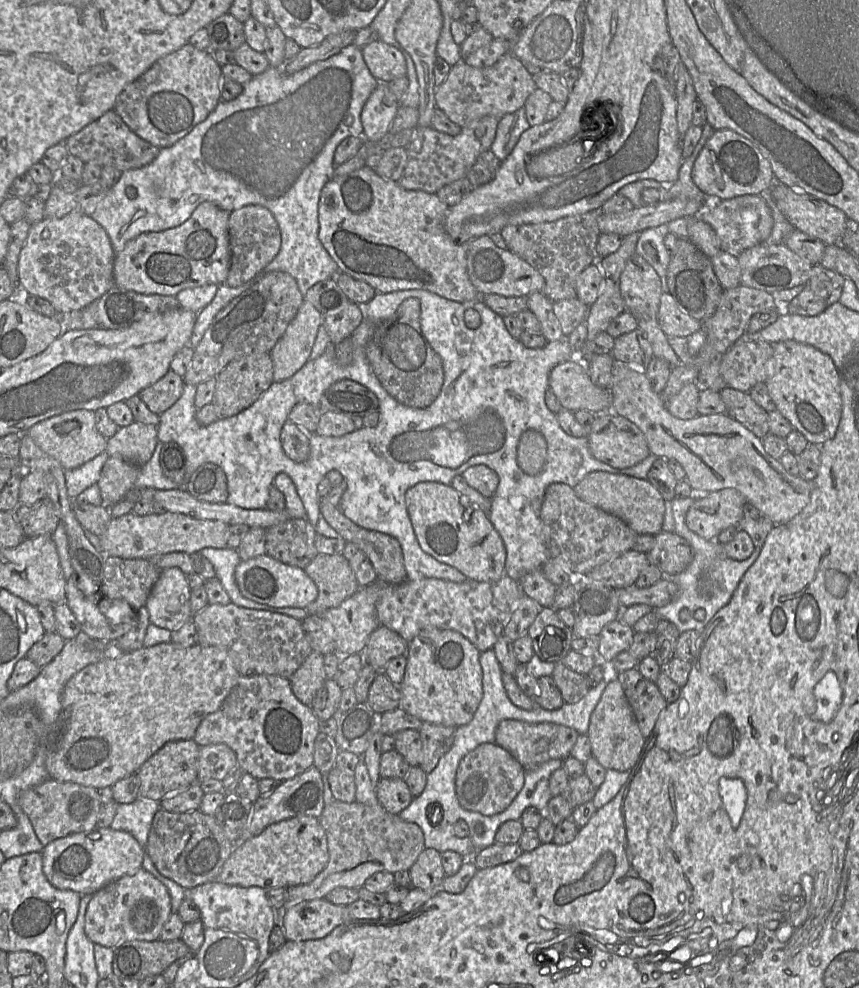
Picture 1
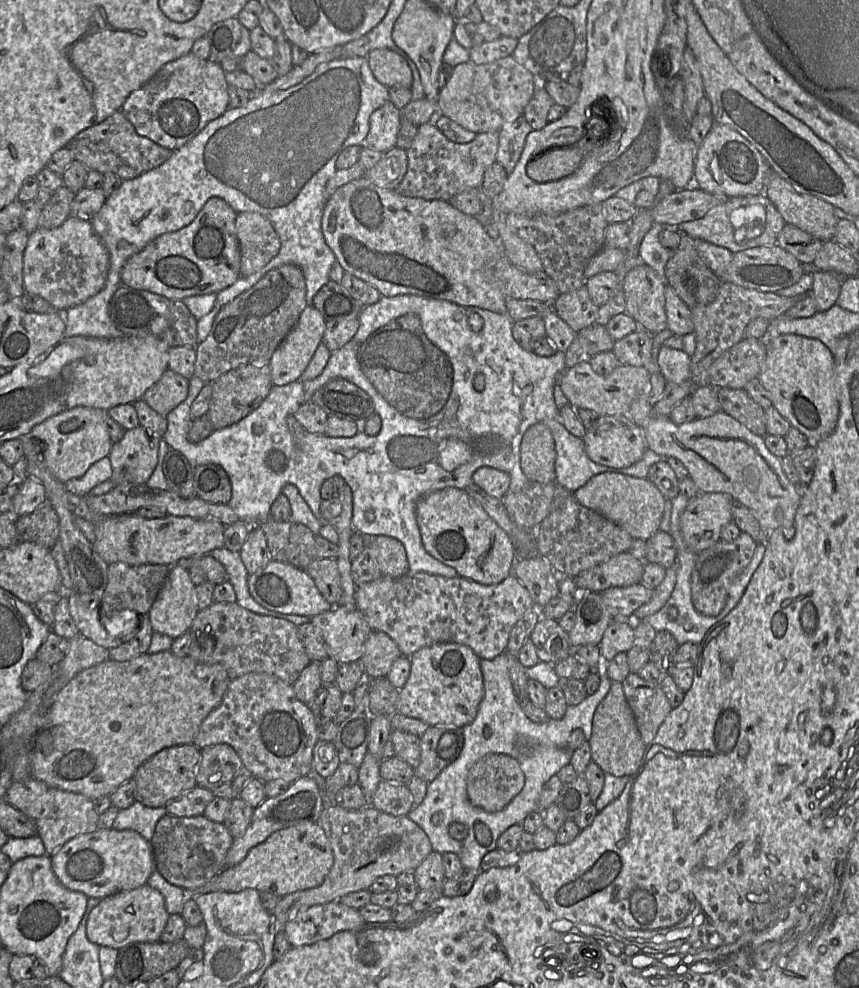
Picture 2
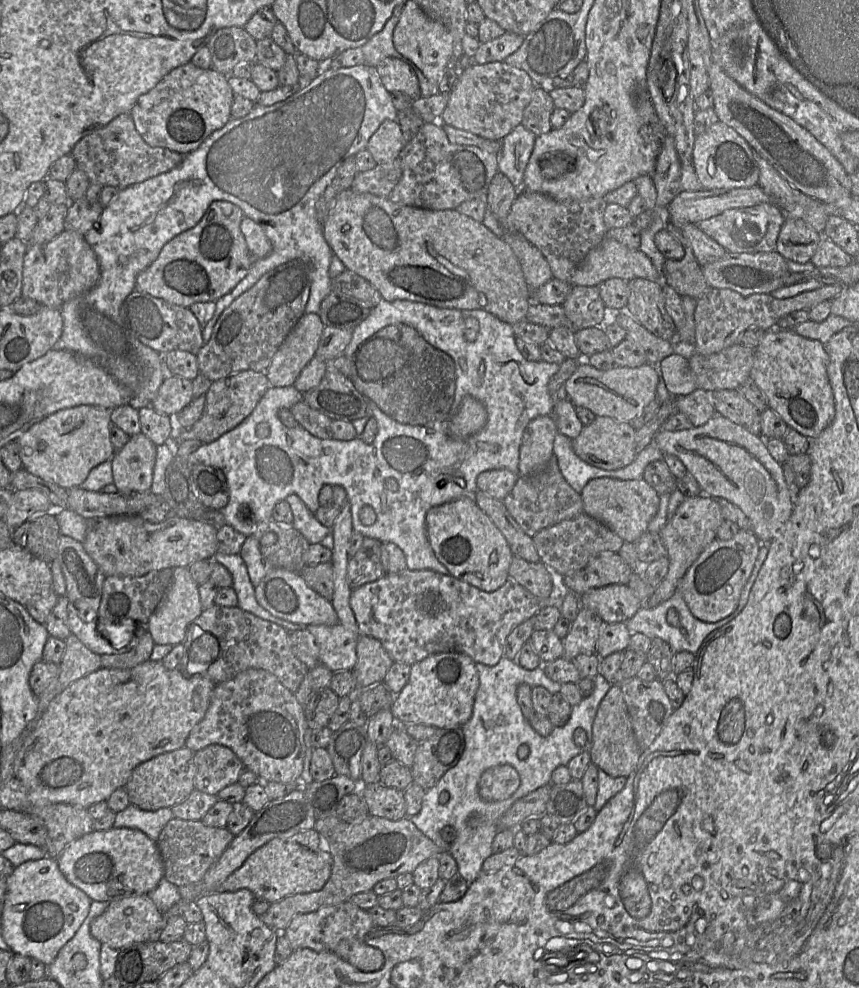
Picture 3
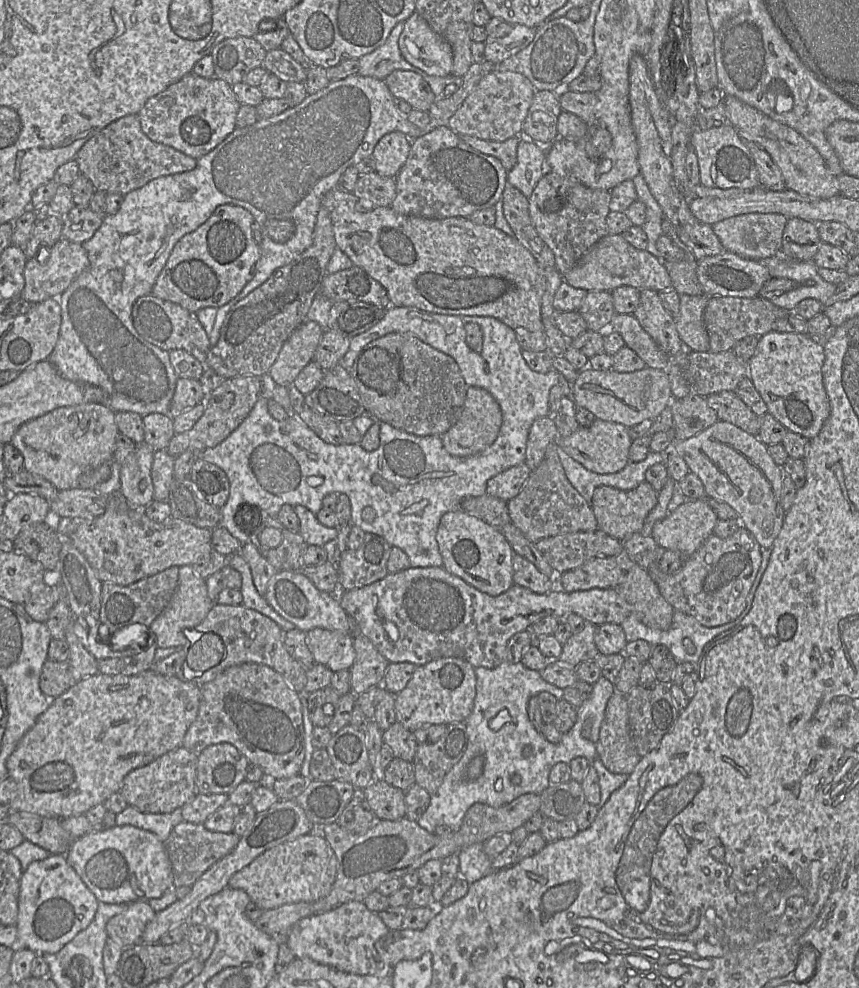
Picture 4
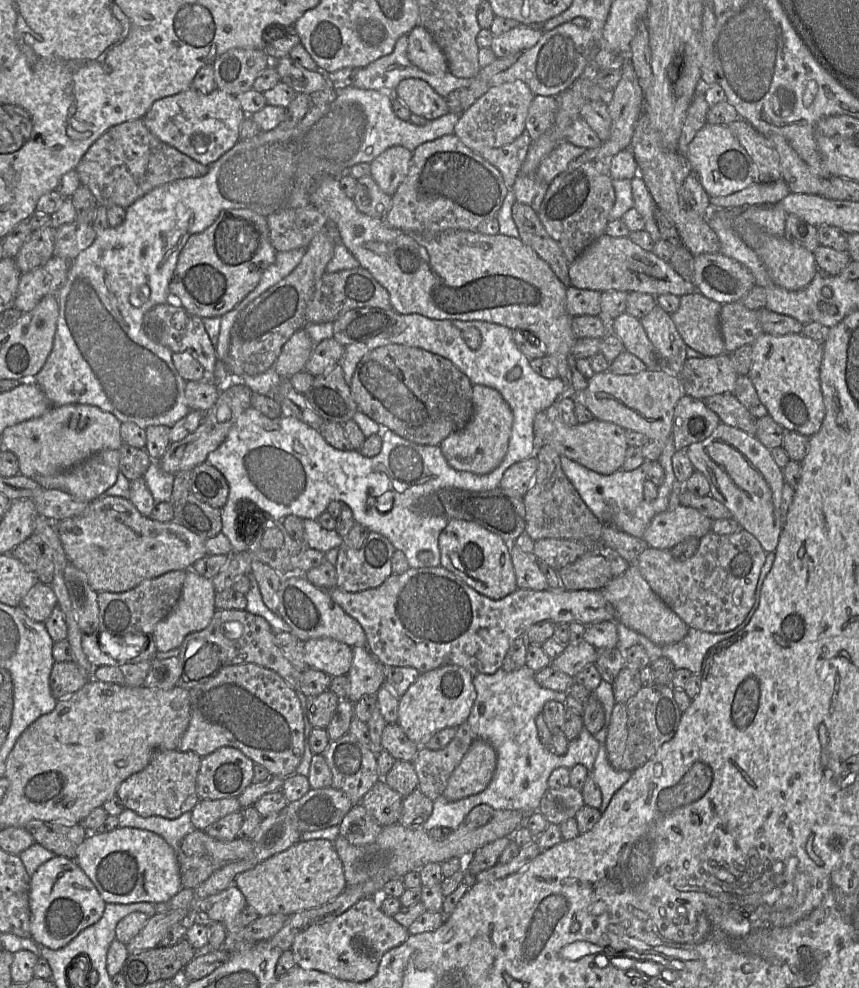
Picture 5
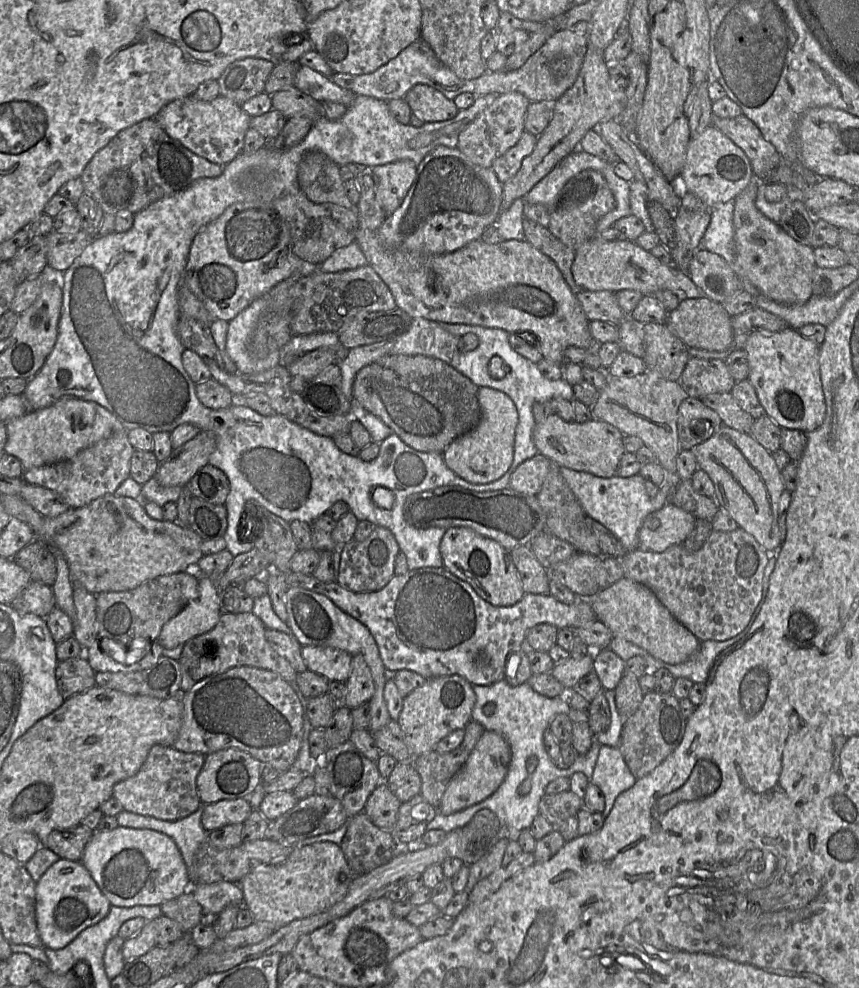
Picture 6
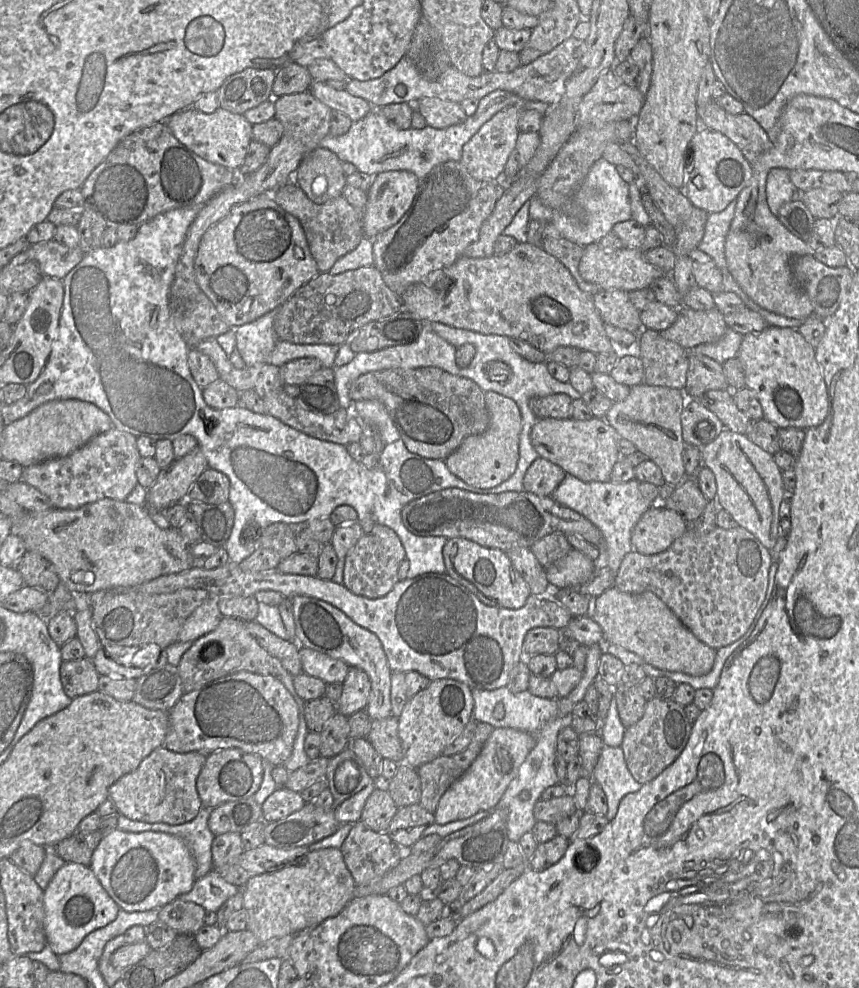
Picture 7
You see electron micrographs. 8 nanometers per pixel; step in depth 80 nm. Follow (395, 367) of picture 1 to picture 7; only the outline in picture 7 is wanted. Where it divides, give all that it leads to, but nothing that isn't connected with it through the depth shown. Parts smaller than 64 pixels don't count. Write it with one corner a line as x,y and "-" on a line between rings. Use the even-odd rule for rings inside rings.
433,366
362,374
351,384
349,395
353,402
380,401
407,449
425,458
445,460
465,438
484,433
490,424
485,392
479,385

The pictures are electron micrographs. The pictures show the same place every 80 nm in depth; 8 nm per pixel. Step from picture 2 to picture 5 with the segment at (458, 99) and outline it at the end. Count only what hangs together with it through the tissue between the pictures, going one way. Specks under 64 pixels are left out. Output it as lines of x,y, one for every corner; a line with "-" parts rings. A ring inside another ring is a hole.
521,80
491,87
460,113
454,133
464,145
476,153
486,148
510,144
525,131
526,117
534,97
528,85

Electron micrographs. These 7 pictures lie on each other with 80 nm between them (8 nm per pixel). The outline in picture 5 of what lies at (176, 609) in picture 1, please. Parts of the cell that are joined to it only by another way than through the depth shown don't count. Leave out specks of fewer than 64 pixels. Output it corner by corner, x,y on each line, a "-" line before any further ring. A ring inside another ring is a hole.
188,569
179,600
170,613
156,625
151,634
157,651
168,652
179,648
188,634
205,629
217,610
215,606
216,594
212,579
202,577
192,569

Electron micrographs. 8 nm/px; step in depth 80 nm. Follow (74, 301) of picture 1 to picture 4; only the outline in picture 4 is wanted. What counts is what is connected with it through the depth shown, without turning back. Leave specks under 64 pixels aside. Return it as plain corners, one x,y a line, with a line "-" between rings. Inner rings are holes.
62,238
49,249
39,249
37,255
37,258
33,257
26,261
24,288
21,294
22,298
34,304
39,304
49,299
58,299
71,282
89,266
87,252
83,245

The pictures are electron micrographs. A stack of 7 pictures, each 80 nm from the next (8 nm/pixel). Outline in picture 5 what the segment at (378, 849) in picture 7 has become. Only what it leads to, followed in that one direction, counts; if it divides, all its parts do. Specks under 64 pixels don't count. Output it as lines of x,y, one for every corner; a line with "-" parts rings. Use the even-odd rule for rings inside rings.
362,803
353,804
338,827
340,835
355,846
372,844
382,830

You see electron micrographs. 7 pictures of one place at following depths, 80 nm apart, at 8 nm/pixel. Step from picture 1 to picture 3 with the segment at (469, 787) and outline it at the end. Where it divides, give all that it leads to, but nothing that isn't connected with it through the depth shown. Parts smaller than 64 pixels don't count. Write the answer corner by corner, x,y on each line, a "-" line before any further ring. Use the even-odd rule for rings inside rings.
494,766
482,773
478,782
478,793
485,801
502,801
512,796
520,784
520,776
512,766

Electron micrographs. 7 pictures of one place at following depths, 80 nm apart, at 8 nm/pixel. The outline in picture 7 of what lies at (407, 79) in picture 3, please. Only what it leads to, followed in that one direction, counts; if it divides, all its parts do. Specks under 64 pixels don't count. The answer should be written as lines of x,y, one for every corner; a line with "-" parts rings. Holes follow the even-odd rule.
424,97
414,106
424,117
427,125
437,129
462,123
467,118
459,103
437,97

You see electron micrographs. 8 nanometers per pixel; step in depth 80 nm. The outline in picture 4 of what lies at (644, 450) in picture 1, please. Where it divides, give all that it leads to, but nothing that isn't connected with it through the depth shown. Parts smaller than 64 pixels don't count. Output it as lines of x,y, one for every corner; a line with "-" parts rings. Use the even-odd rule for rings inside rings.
596,418
589,426
580,427
567,437
559,437
556,443
588,470
609,474
619,472
628,464
632,439
629,428
623,424

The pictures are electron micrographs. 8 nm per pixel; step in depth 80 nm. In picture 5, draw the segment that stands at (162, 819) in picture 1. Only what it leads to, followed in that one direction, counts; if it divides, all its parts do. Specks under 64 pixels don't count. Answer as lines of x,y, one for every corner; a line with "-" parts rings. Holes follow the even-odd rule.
195,829
183,838
176,853
180,868
182,888
196,889
215,871
230,863
246,858
252,851
253,843
251,839
236,838
231,841
218,840
207,835
204,830

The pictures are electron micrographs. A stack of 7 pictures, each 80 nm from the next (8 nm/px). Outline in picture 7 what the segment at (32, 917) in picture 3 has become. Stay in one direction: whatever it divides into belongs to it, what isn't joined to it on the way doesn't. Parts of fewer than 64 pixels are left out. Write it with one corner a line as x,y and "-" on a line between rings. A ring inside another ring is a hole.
65,863
44,890
47,945
56,955
75,950
92,931
113,922
120,910
89,866

